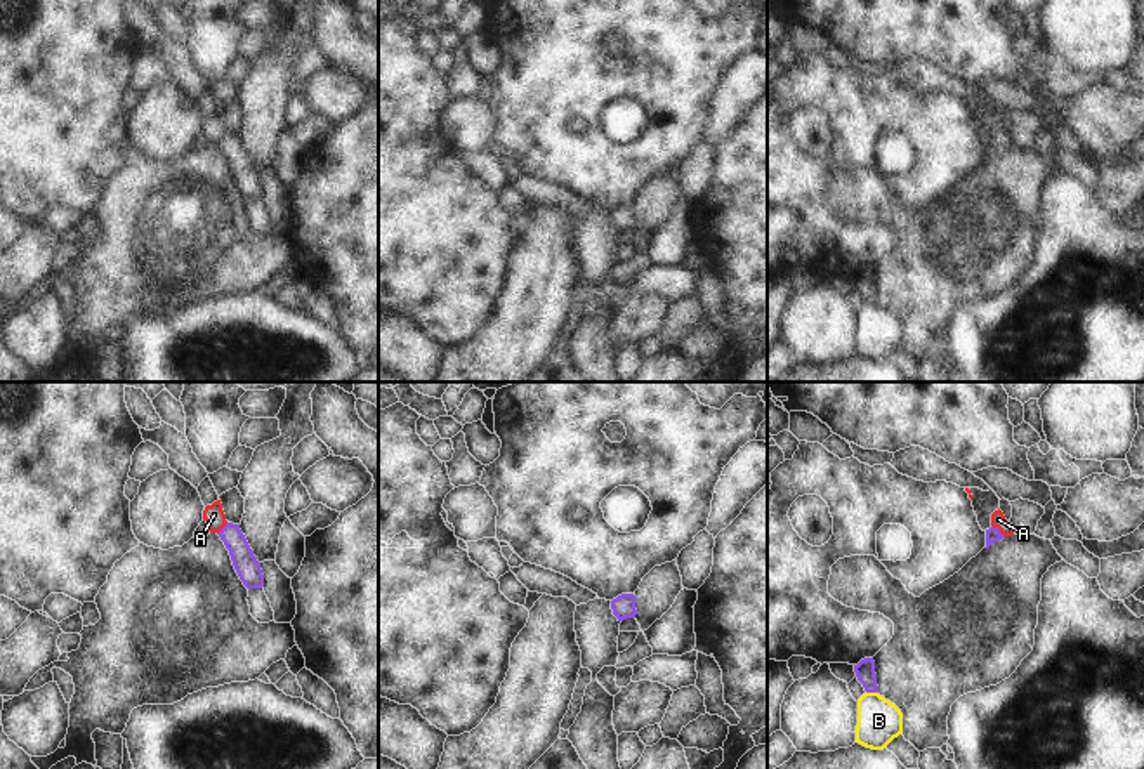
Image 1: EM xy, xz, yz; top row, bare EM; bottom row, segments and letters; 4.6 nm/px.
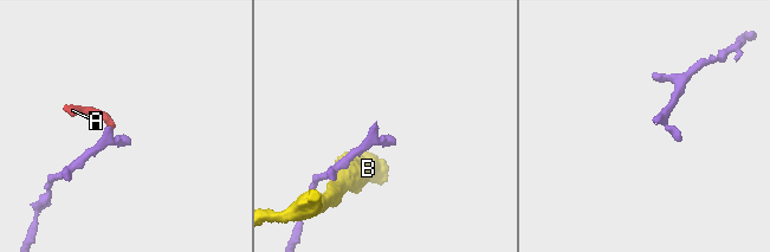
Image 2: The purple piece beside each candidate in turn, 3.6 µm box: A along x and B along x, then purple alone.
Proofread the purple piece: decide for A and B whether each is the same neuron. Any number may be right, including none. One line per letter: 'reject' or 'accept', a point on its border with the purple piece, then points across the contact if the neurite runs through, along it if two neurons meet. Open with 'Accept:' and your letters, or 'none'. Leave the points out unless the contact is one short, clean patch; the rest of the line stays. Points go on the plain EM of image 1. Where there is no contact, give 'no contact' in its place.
Accept: A
A: accept; contact yz (999, 141); way yz (993, 146), (999, 141), (999, 131)
B: reject; contact yz (872, 302)

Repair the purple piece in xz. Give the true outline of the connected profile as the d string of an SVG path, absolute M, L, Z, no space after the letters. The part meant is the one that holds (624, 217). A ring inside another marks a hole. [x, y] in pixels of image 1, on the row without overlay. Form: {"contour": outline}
{"contour": "M621 205L616 210L611 212L613 226L618 229L618 233L623 233L627 229L635 229L635 207L634 205Z"}

